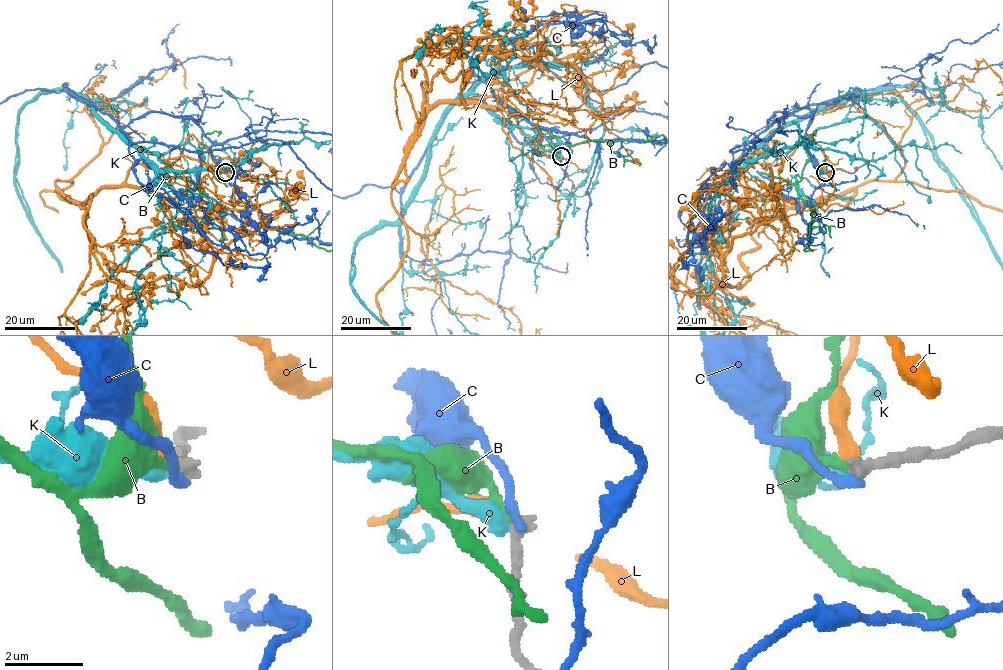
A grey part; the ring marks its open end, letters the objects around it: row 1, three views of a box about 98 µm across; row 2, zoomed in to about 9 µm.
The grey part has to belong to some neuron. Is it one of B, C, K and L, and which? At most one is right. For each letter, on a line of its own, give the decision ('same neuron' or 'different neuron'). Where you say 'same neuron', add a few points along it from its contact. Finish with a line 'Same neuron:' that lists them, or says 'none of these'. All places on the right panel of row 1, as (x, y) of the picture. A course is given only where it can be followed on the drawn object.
B: same neuron
C: different neuron
K: different neuron
L: different neuron
Same neuron: B

